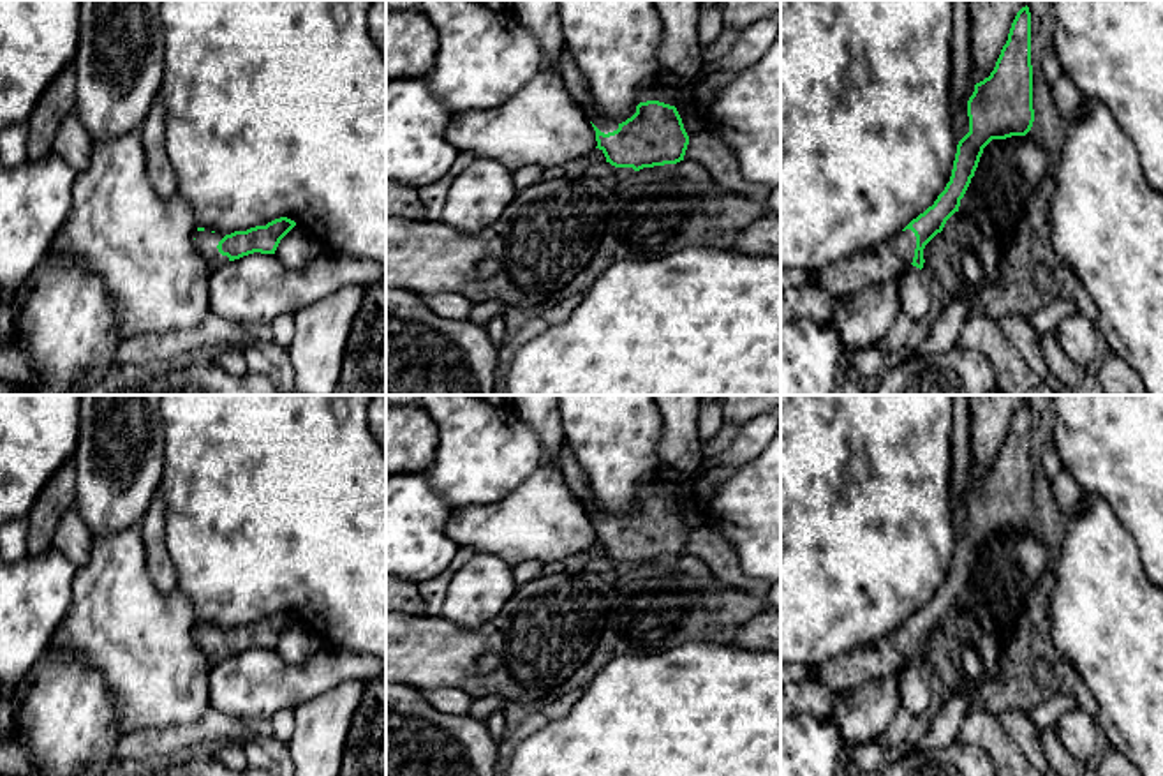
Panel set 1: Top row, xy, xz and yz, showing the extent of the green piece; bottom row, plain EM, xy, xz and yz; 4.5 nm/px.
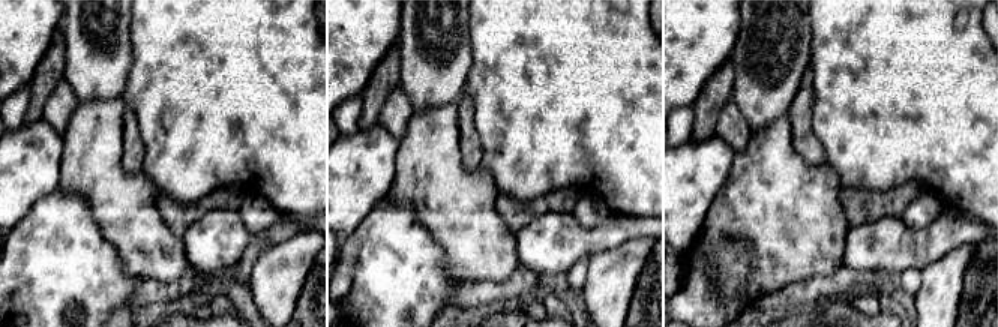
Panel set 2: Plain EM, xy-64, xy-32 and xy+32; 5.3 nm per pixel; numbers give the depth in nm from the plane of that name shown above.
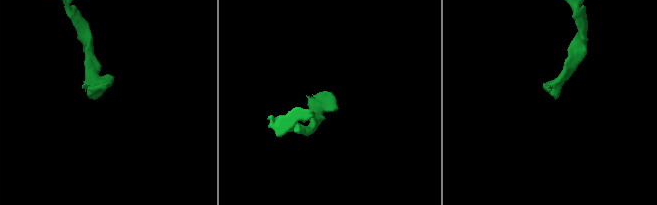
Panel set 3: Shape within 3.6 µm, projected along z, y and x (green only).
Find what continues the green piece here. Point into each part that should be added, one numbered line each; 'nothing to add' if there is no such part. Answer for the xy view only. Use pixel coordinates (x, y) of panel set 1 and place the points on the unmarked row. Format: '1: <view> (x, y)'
1: xy (207, 637)

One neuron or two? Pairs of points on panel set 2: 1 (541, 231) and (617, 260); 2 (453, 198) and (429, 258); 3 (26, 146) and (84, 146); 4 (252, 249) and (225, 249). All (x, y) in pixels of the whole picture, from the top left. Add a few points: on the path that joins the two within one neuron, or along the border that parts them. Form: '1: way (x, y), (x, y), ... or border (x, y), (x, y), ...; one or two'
1: border (632, 239), (599, 251), (590, 258); two
2: border (416, 212), (416, 216), (443, 251), (449, 275); two
3: border (63, 135), (62, 174), (59, 180); two
4: border (254, 234), (237, 261); two

